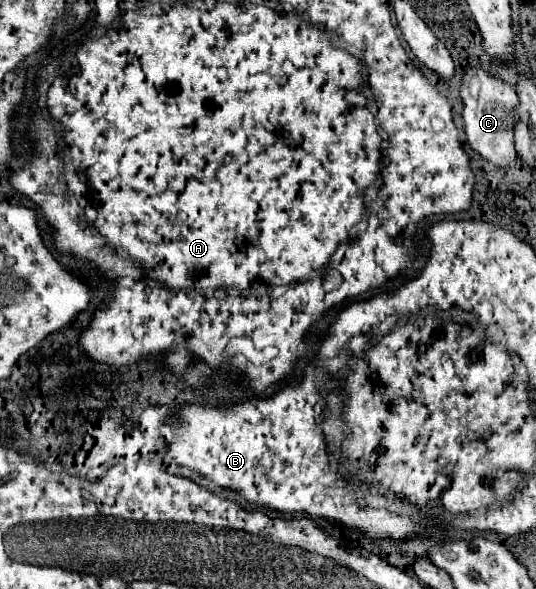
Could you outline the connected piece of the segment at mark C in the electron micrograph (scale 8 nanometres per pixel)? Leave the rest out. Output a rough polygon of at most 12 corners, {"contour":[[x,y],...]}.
{"contour":[[469,67],[459,97],[469,145],[509,167],[517,93]]}

